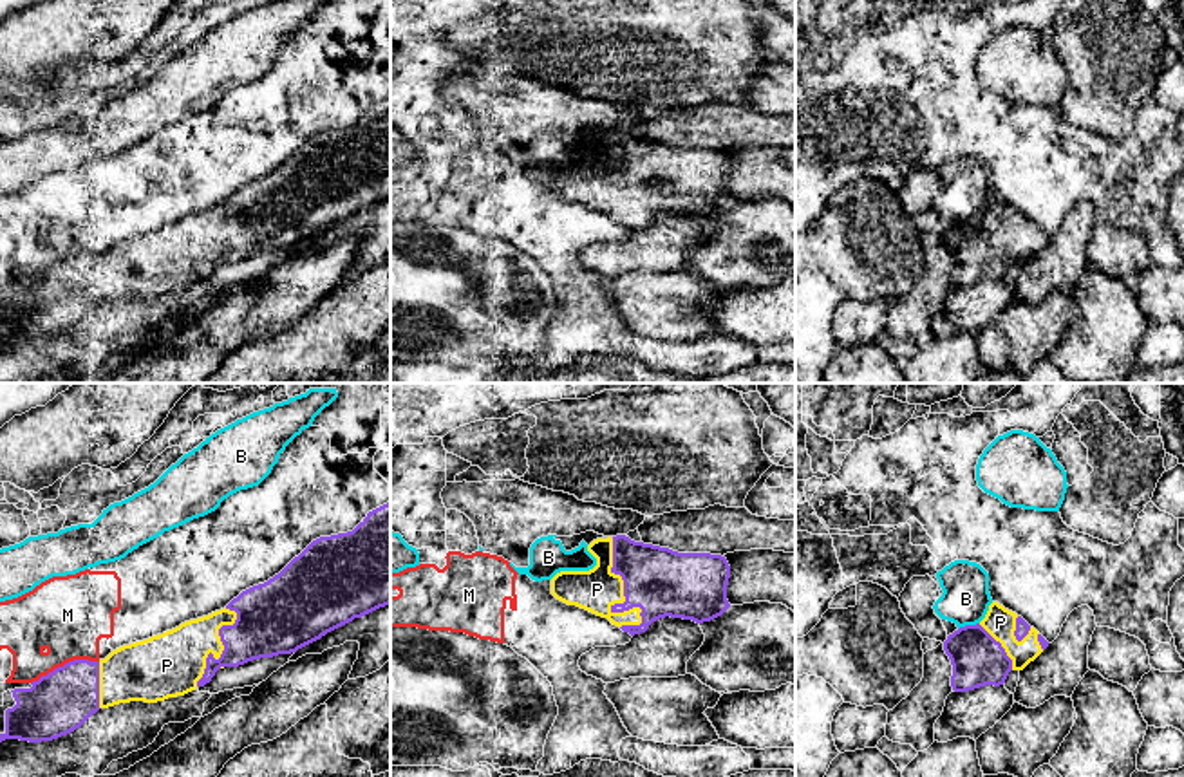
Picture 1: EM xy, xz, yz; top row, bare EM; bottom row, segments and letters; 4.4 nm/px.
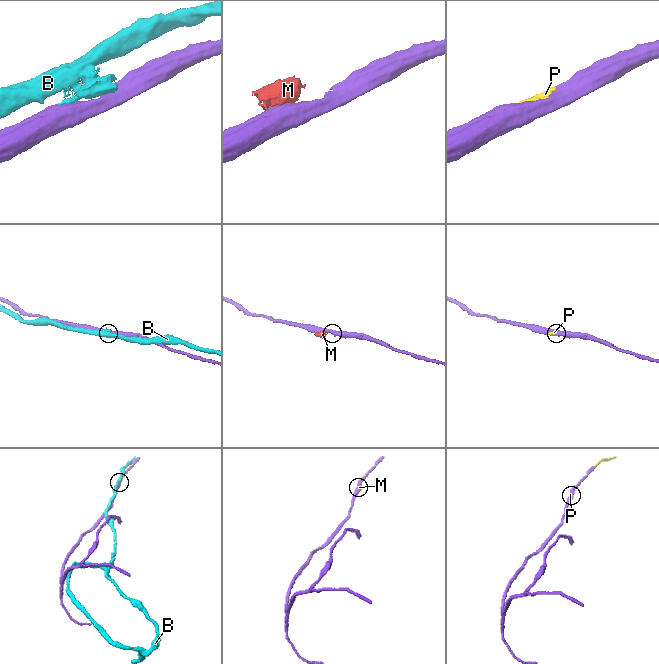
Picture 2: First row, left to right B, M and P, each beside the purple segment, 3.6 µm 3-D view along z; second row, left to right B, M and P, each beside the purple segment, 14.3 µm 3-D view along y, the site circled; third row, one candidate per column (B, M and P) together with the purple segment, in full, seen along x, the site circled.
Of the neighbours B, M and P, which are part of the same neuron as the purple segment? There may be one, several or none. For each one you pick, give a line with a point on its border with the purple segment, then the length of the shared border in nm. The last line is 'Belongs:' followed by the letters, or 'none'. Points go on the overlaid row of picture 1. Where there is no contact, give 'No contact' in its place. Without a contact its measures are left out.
P: Touches purple at xz (626, 599). Shared border 420 nm
Belongs: P

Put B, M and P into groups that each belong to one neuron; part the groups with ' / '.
B M / P

